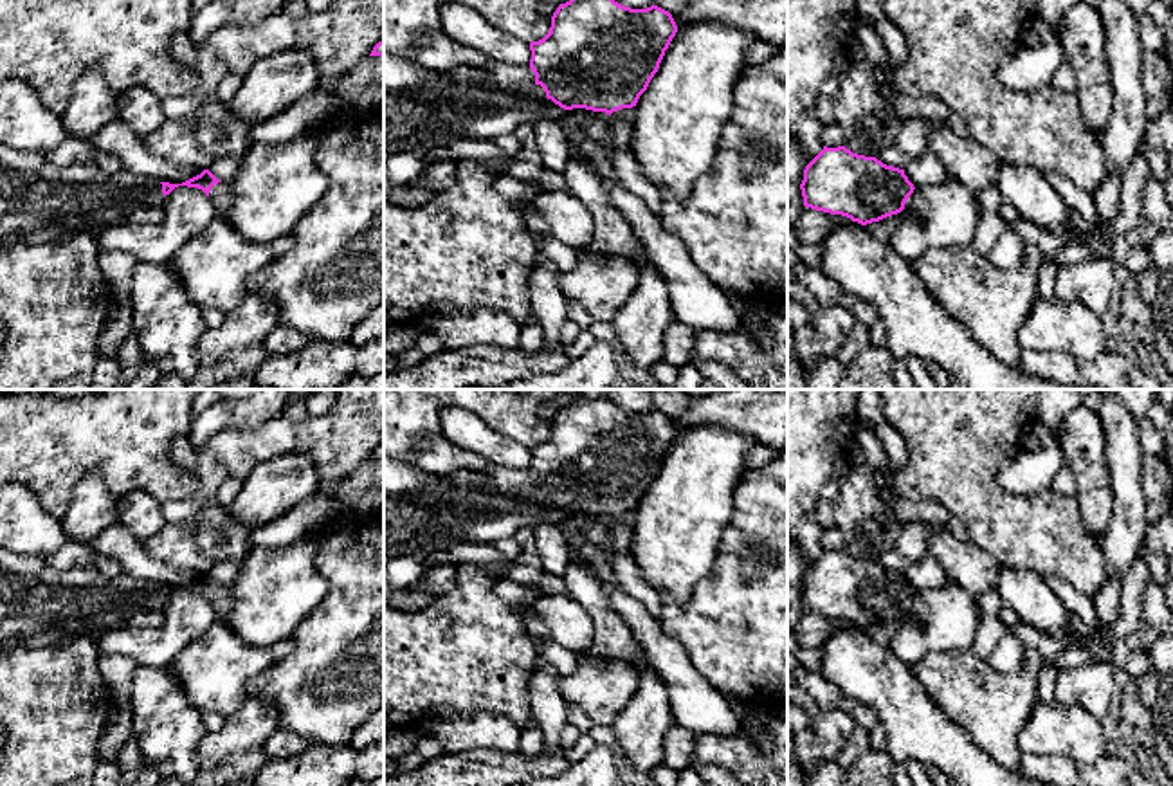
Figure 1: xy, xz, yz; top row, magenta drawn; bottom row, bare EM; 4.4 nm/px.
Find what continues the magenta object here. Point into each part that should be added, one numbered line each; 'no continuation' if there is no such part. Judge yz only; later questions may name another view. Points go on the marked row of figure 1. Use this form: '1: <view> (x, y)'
no continuation

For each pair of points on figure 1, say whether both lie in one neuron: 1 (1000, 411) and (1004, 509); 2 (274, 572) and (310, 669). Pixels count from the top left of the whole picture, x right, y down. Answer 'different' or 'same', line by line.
1: same
2: different

